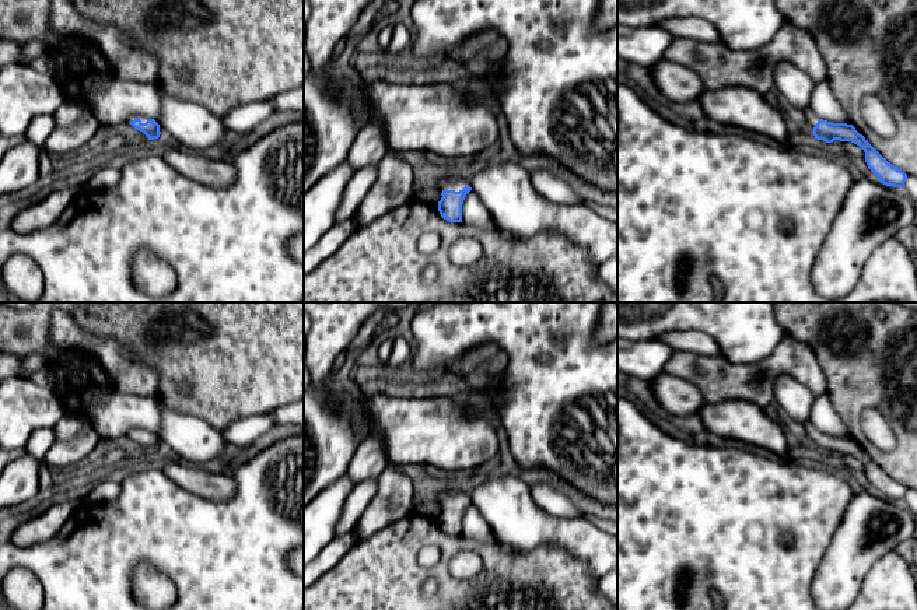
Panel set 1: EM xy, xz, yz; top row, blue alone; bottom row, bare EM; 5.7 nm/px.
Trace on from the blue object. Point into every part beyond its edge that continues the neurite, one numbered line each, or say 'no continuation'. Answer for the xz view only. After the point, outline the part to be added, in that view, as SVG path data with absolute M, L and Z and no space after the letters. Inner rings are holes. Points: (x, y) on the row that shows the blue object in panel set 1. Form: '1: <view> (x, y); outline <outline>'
1: xz (448, 182); outline M448 171L440 179L441 190L455 190L455 192L459 192L465 186L470 186L470 183L463 180L463 179L461 179L461 178L454 176Z

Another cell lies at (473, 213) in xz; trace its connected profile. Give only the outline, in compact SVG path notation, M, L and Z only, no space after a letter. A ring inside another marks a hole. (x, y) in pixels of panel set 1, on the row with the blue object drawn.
M470 190L463 200L462 222L479 228L491 228L493 225L487 208L473 190Z

